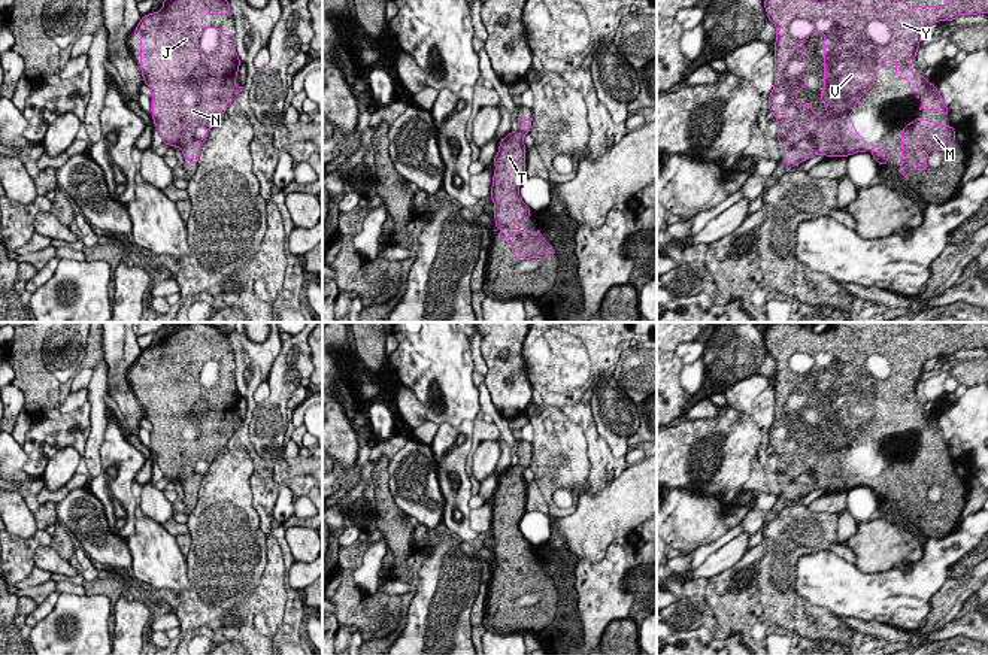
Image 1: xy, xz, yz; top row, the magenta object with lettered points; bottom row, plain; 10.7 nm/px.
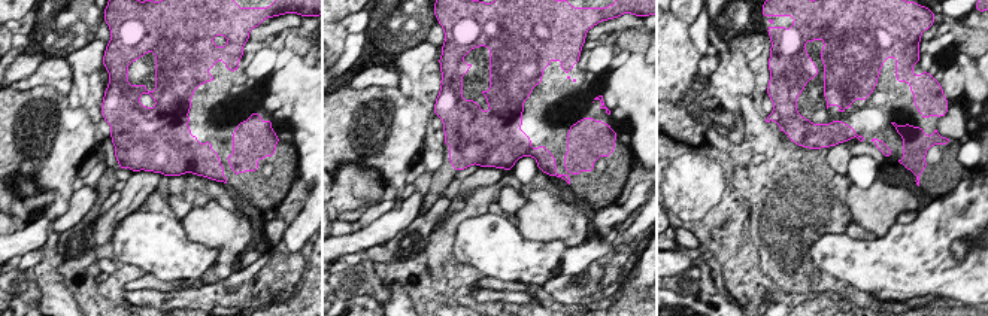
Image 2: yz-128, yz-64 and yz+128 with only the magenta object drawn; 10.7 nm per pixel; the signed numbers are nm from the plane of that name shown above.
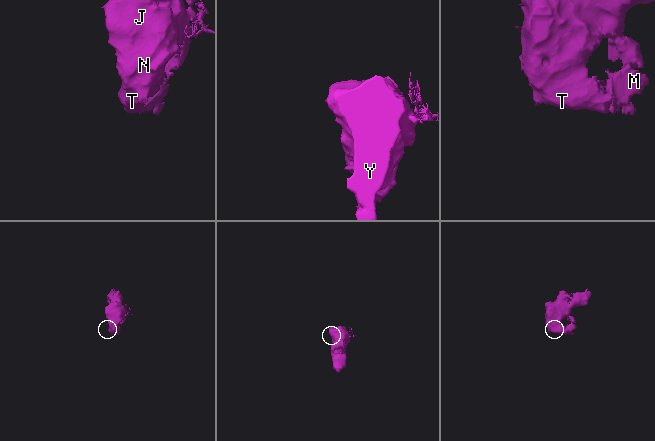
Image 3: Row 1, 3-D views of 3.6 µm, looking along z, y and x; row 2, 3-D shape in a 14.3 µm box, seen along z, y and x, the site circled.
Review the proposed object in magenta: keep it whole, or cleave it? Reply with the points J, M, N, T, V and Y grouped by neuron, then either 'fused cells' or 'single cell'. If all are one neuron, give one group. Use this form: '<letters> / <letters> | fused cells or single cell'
J M N T V Y | single cell

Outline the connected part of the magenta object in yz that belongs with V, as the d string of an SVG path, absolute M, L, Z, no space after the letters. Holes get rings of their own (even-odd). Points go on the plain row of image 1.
M775 322L764 331L764 343L769 355L776 361L775 374L775 419L769 430L769 445L778 455L778 476L784 479L787 506L792 500L807 495L815 489L849 491L857 486L869 486L866 473L860 470L849 452L857 437L872 424L878 413L878 404L888 394L895 395L895 410L906 413L910 427L922 436L919 445L939 445L949 451L937 419L927 416L924 409L910 406L915 397L922 366L939 355L954 355L961 348L988 348L988 322L939 322L948 334L943 340L909 340L901 331L891 331L884 322L830 322L821 334L806 330L800 322ZM818 364L822 367L824 380L824 422L821 436L827 449L819 452L812 443L797 434L797 425L809 421L809 388L803 376Z

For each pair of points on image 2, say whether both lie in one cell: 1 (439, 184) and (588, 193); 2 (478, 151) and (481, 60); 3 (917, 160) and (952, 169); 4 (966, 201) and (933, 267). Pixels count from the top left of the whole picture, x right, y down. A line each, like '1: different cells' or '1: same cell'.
1: same cell
2: same cell
3: same cell
4: same cell

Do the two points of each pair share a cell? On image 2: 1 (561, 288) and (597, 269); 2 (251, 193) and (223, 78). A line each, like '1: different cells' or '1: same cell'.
1: same cell
2: same cell

